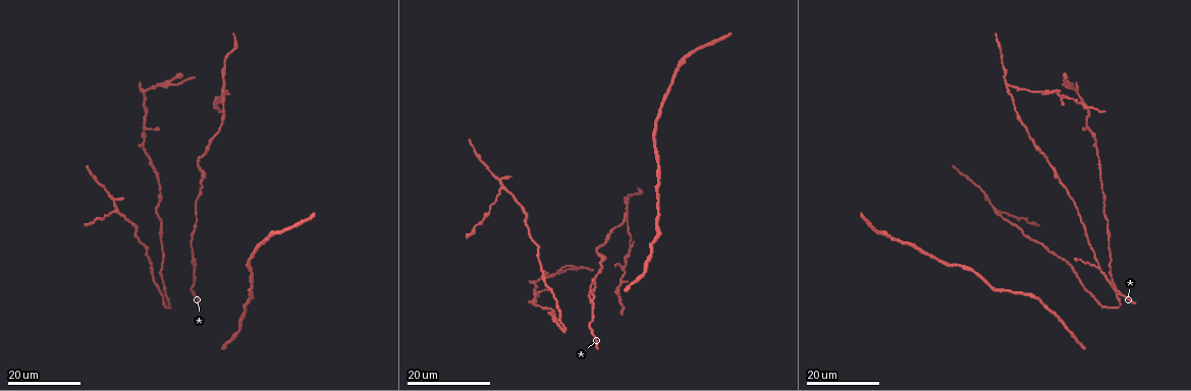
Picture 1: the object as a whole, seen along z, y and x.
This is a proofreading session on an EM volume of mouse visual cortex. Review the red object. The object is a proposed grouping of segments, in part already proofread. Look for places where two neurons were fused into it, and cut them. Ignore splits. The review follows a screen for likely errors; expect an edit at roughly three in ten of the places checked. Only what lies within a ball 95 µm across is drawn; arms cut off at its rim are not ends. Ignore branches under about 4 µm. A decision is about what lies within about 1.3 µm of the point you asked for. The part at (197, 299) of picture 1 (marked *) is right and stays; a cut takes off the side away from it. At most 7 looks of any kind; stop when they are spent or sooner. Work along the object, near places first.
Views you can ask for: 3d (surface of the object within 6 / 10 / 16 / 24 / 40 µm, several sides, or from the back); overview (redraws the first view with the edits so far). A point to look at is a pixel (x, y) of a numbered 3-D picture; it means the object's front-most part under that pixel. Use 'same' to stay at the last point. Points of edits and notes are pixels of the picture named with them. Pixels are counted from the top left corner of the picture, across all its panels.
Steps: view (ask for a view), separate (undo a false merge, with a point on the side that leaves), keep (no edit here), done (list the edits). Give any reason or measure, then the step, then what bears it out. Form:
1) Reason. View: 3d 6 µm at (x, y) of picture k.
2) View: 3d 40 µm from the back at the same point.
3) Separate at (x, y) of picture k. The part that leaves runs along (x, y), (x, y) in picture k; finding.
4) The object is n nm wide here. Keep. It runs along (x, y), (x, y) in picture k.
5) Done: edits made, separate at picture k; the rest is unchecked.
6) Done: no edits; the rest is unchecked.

View: 3d 16 µm at (1098, 269) of picture 1.

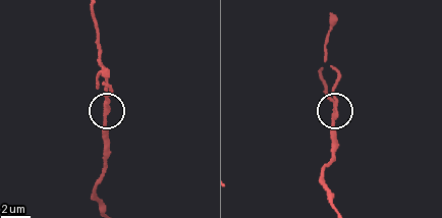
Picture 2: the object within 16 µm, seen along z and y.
Zoom in. View: 3d 6 µm at (335, 109) of picture 2.

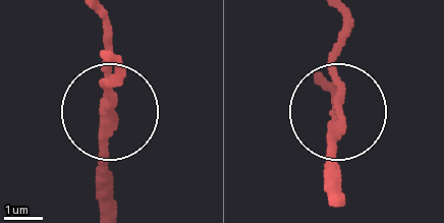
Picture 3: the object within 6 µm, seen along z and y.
View: 3d 6 µm from the back at (339, 112) of picture 3.

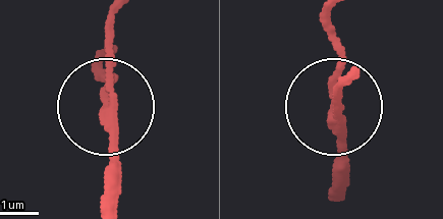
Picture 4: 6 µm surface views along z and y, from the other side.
The side arm is 8 µm long. Keep. It runs along (346, 195), (346, 123), (327, 10) in picture 4; one neuron here.

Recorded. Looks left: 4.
Three arms meet. View: 3d 16 µm at (996, 211) of picture 1.

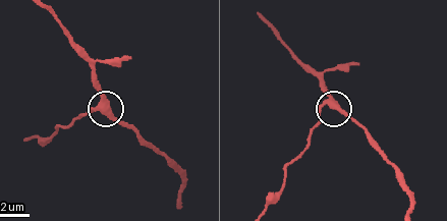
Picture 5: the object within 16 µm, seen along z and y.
View: 3d 6 µm at (103, 101) of picture 5.

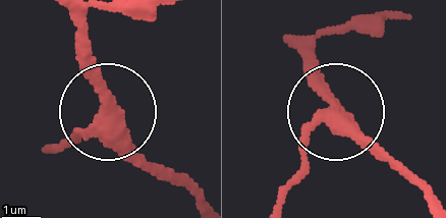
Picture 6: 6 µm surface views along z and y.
Separate at (303, 172) of picture 6. The part that leaves runs along (316, 115), (302, 170), (280, 209) in picture 6; two neurons meet here.

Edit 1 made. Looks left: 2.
A fork. View: 3d 24 µm at (223, 85) of picture 1.

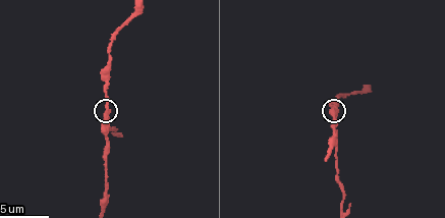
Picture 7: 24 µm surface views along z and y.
View: 3d 6 µm at (107, 113) of picture 7.

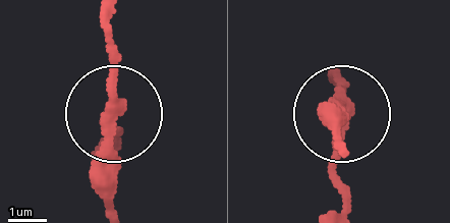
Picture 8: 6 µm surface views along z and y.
3 arms meet here. Separate at (329, 162) of picture 8. A second neuron is stuck on.

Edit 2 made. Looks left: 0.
Done: edits made, separate at picture 6, separate at picture 8; the rest is unchecked.

